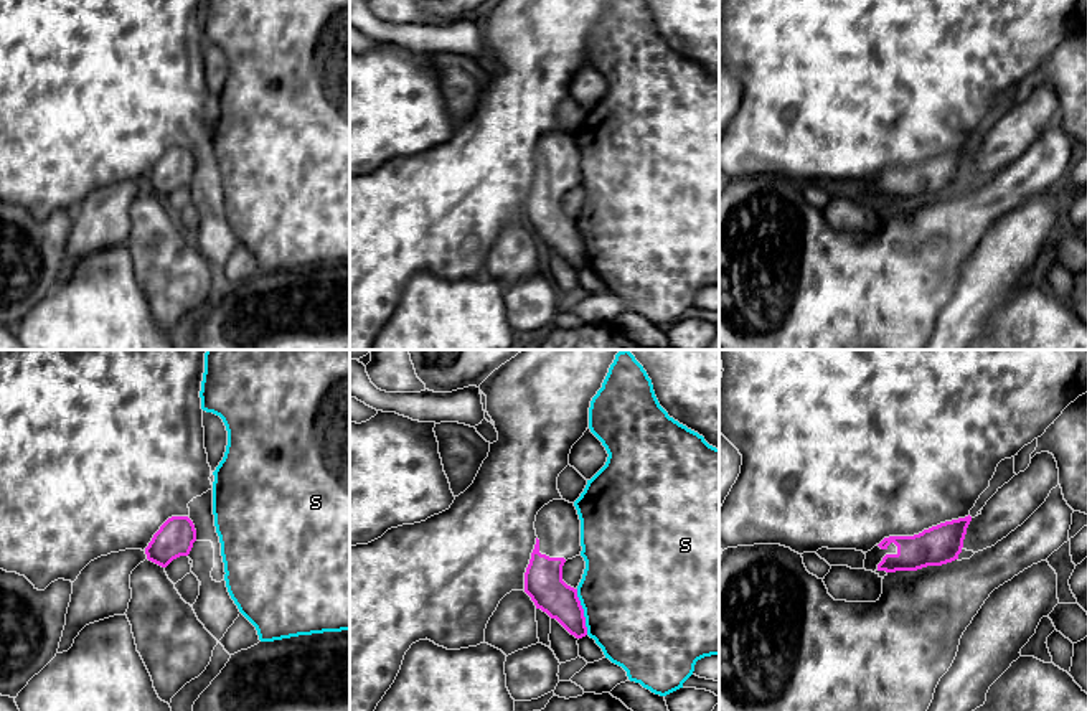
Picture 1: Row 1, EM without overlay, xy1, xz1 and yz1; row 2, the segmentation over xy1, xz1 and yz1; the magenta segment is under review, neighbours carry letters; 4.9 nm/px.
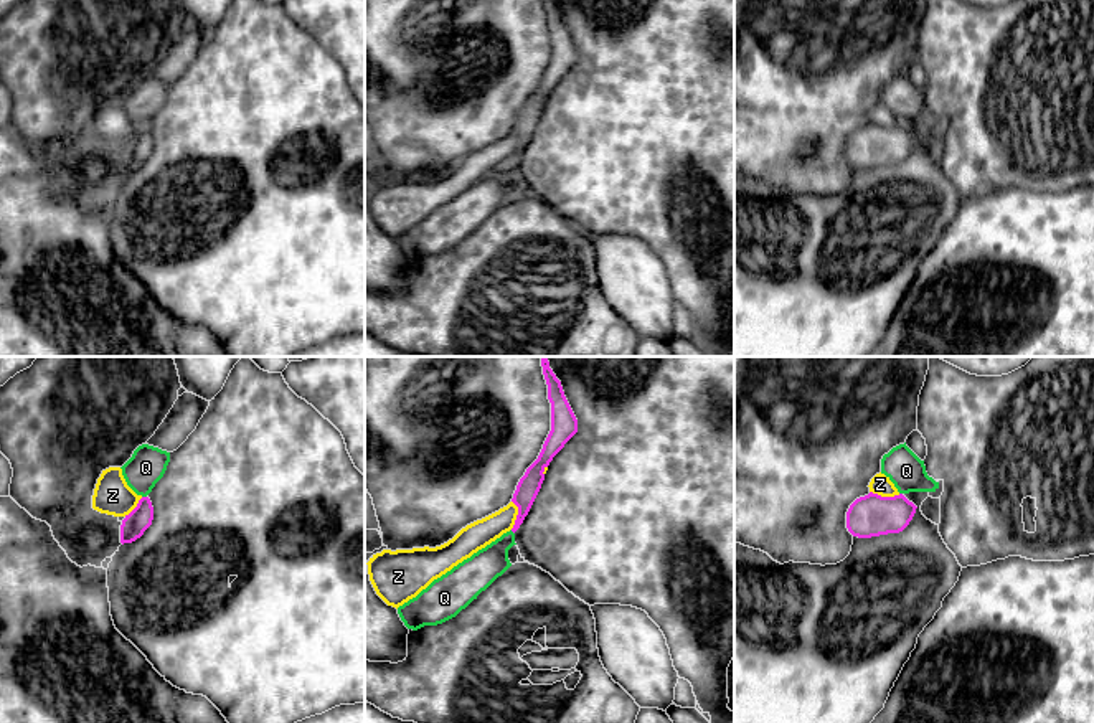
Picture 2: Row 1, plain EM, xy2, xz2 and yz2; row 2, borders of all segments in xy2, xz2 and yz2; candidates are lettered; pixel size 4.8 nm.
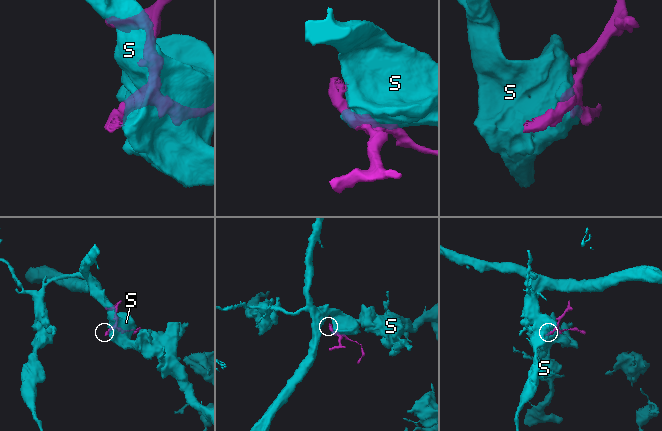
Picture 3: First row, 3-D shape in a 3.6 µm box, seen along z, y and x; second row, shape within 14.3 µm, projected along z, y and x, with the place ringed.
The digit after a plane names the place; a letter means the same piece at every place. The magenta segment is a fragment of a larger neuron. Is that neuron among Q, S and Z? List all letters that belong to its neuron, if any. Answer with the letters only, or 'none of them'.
none of them

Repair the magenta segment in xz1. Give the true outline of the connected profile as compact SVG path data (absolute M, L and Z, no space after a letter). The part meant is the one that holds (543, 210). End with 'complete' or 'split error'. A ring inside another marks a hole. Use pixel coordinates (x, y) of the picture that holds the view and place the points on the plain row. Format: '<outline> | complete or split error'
M553 130L534 152L536 175L525 203L525 223L536 239L556 249L571 266L587 266L577 219L562 211L562 196L581 186L581 150L574 134Z | split error

